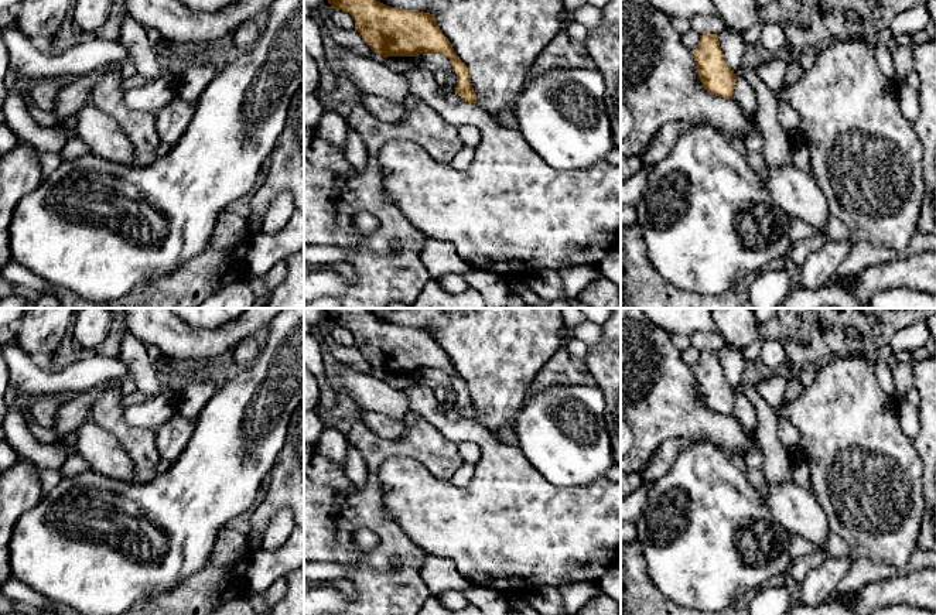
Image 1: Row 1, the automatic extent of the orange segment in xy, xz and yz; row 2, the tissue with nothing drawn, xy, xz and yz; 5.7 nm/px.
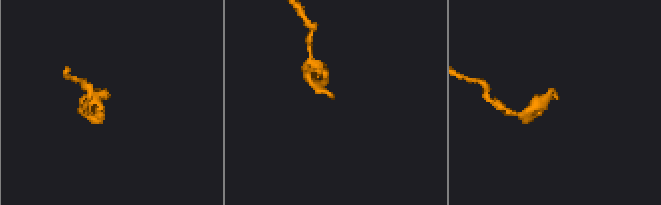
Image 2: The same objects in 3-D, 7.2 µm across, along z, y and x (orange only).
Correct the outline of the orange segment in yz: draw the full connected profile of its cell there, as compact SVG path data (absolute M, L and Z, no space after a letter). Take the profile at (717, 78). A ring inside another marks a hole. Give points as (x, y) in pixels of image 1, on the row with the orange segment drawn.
M700 35L698 47L691 54L704 89L715 96L731 99L737 76L724 59L718 35Z

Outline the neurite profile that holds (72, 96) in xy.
M110 65L107 68L95 69L90 74L76 76L72 82L62 86L58 92L54 109L51 113L59 122L69 122L76 112L90 99L92 86L103 78L109 71L119 66Z

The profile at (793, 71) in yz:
M790 61L786 69L786 75L785 75L785 83L786 85L793 85L799 81L800 75L802 75L802 68L797 62Z

